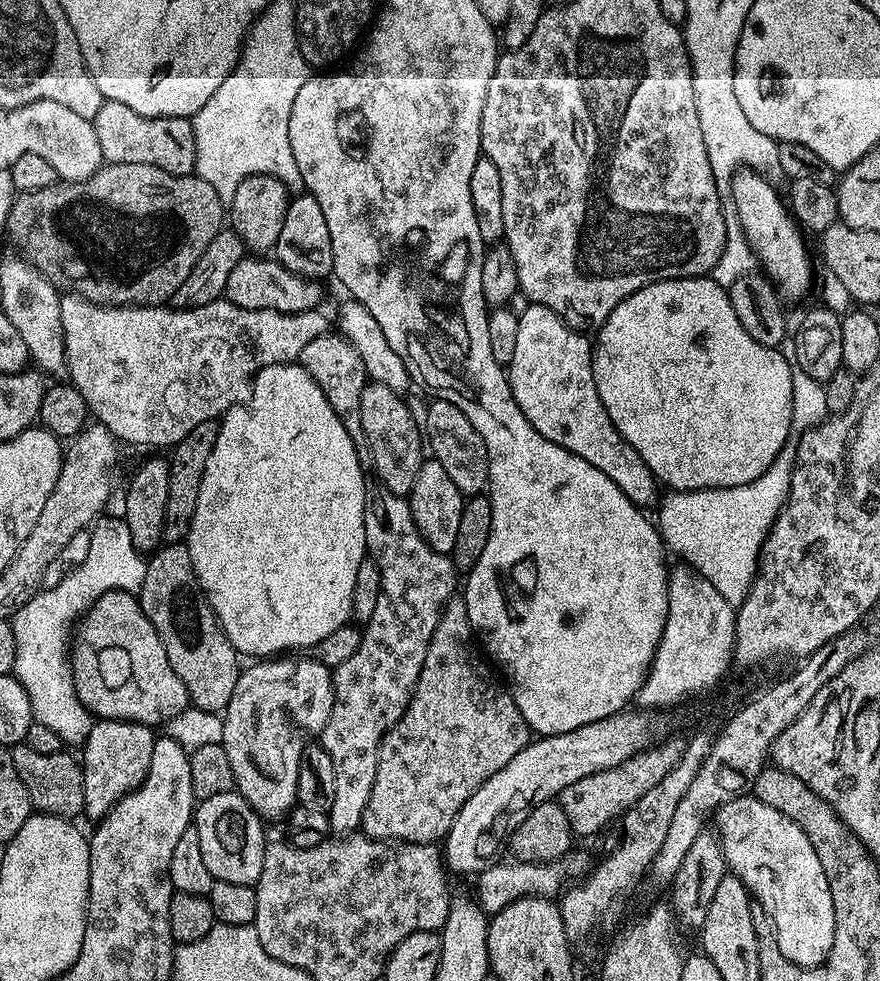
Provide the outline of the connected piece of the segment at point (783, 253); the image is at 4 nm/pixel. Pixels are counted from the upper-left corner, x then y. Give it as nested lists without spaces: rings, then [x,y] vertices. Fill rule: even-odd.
[[[740,170],[732,177],[730,187],[732,187],[732,204],[736,207],[735,219],[738,221],[740,229],[748,239],[748,244],[752,247],[752,252],[756,255],[759,267],[763,275],[771,280],[776,291],[780,293],[785,301],[800,300],[812,288],[812,256],[808,253],[808,244],[805,233],[798,227],[796,219],[787,203],[781,202],[782,196],[771,188],[769,181],[755,170]]]

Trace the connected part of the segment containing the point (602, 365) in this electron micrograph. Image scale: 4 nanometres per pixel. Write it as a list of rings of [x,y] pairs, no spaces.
[[[711,275],[691,276],[677,280],[659,280],[648,284],[642,290],[630,294],[614,310],[610,310],[610,318],[598,329],[594,336],[592,350],[592,373],[594,386],[598,390],[598,398],[602,398],[602,406],[606,406],[606,414],[610,414],[610,422],[622,434],[634,450],[650,466],[657,481],[665,489],[677,492],[699,492],[705,488],[734,488],[754,482],[774,463],[776,456],[789,443],[788,435],[793,435],[792,427],[792,369],[793,365],[783,356],[780,348],[767,348],[762,342],[754,342],[742,322],[738,322],[738,314],[734,314],[734,306],[730,306],[728,290],[721,286]]]

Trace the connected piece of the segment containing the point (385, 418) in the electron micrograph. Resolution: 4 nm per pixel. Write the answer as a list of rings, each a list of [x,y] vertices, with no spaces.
[[[369,383],[362,390],[362,430],[366,430],[366,438],[370,442],[372,451],[371,467],[376,468],[376,476],[384,483],[383,487],[391,492],[393,497],[407,498],[412,494],[412,487],[418,478],[418,470],[426,459],[426,444],[422,439],[422,428],[412,417],[408,404],[401,393],[390,390],[390,386]]]

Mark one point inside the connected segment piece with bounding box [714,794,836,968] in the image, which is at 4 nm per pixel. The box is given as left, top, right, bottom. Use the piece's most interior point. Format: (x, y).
(770, 853)

